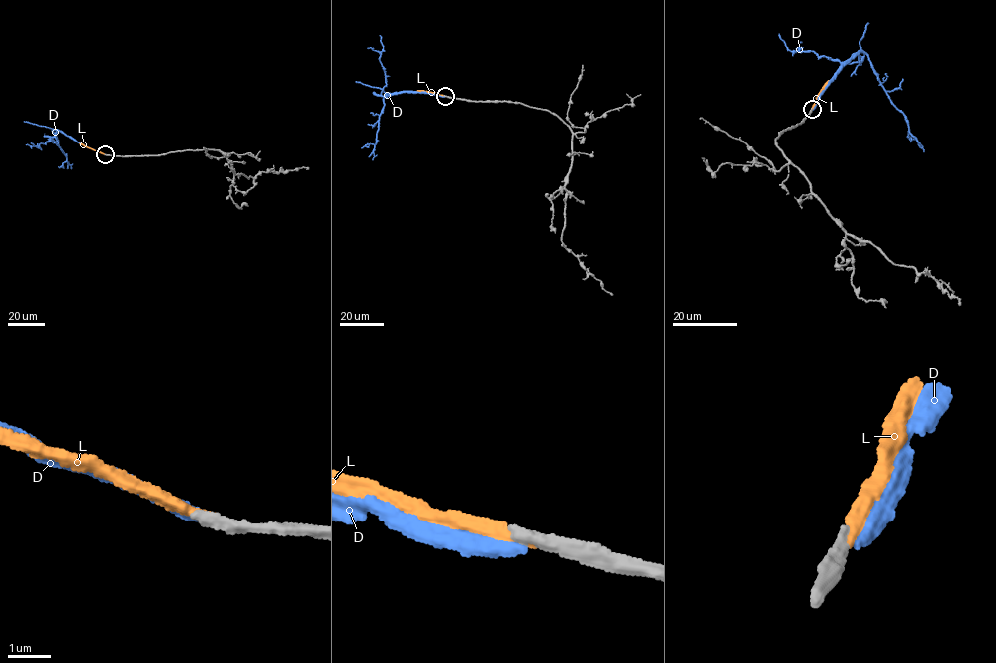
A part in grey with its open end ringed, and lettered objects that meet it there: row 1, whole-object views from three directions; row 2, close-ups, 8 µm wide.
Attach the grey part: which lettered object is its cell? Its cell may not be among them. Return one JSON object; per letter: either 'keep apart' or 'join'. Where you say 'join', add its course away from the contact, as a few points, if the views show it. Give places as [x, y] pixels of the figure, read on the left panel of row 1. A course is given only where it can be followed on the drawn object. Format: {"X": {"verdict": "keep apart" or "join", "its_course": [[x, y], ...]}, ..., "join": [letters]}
{"D": {"verdict": "keep apart"}, "L": {"verdict": "join", "its_course": [[105, 154], [79, 143]]}, "join": ["L"]}

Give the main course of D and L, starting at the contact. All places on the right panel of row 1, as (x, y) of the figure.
D: (812, 109), (844, 65), (860, 51), (867, 56), (886, 93), (904, 115), (908, 131), (924, 151)
L: (811, 109), (829, 80)

